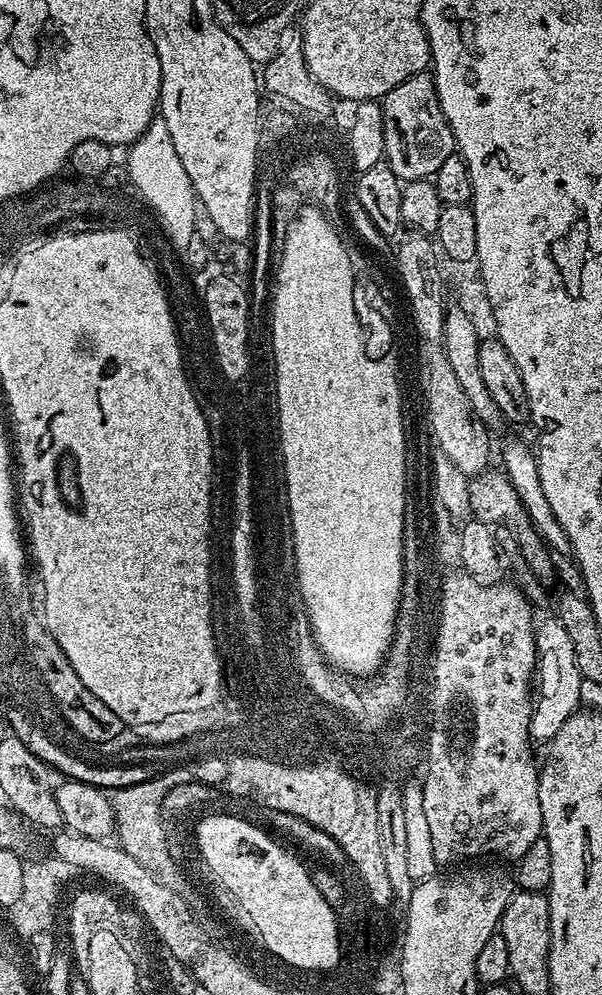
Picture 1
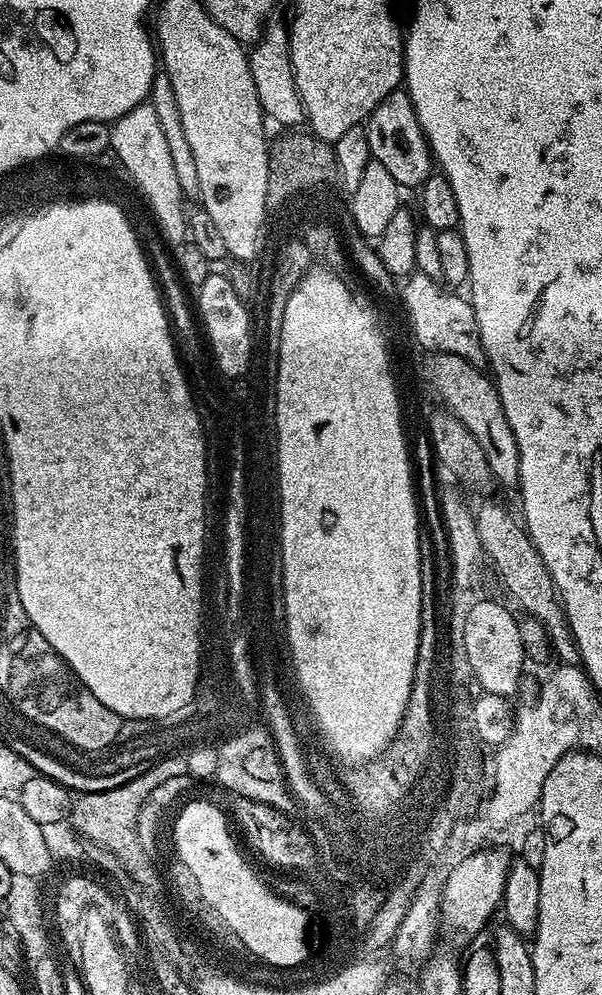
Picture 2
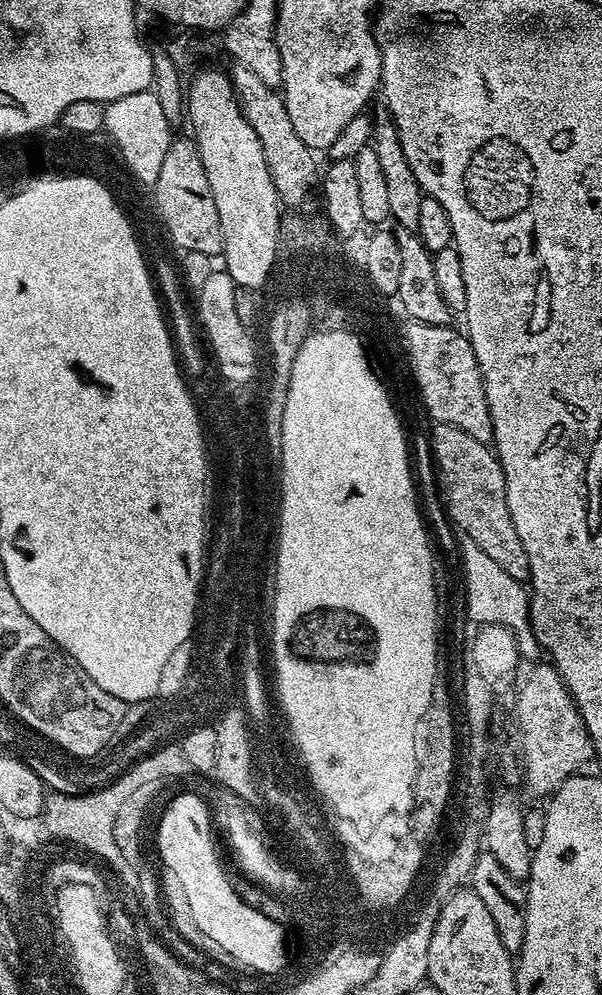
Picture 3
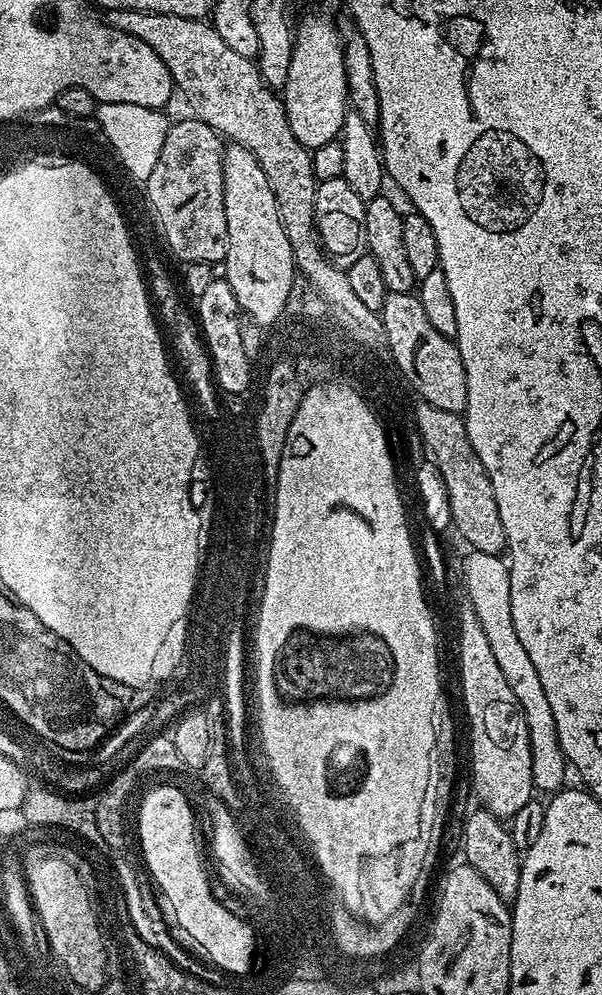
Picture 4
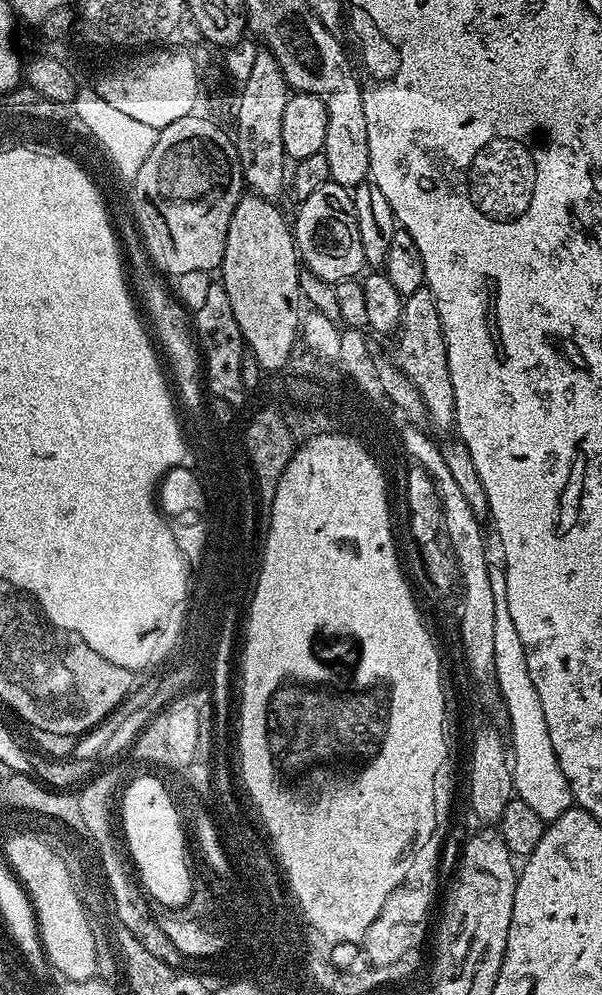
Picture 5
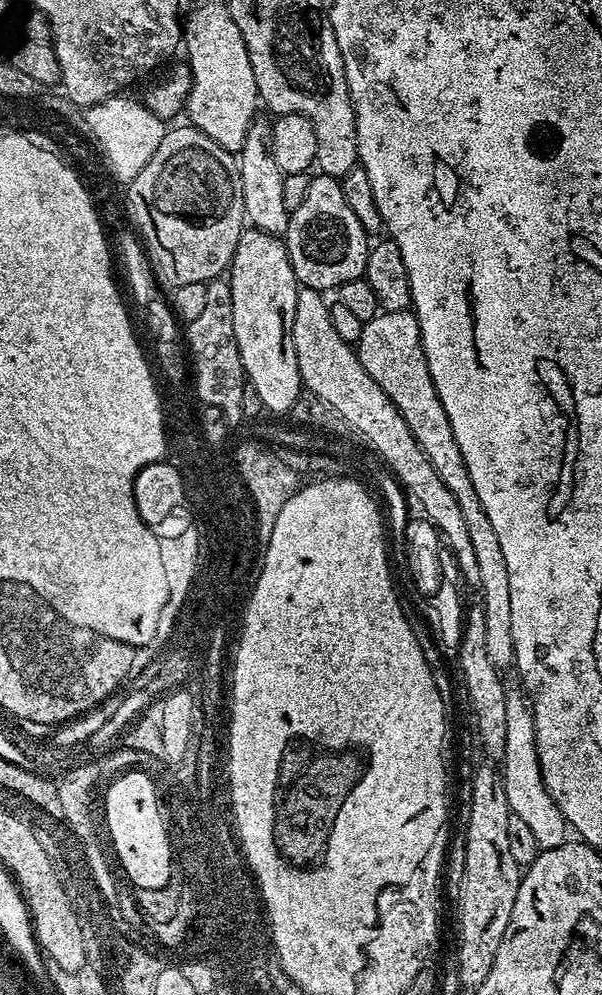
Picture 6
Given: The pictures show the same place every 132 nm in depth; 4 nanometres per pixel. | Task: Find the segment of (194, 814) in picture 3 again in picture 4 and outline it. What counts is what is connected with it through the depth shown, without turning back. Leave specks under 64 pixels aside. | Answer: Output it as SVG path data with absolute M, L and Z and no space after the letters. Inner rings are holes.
M157 783L143 793L138 815L138 843L142 853L143 865L151 876L151 882L159 895L172 907L178 928L188 928L188 933L196 936L197 942L206 946L203 955L212 952L208 960L221 972L233 977L249 975L253 970L248 967L248 952L252 949L252 936L244 928L241 920L235 920L232 908L224 905L212 893L208 872L200 861L200 848L196 845L196 820L190 800L176 797L175 783Z

